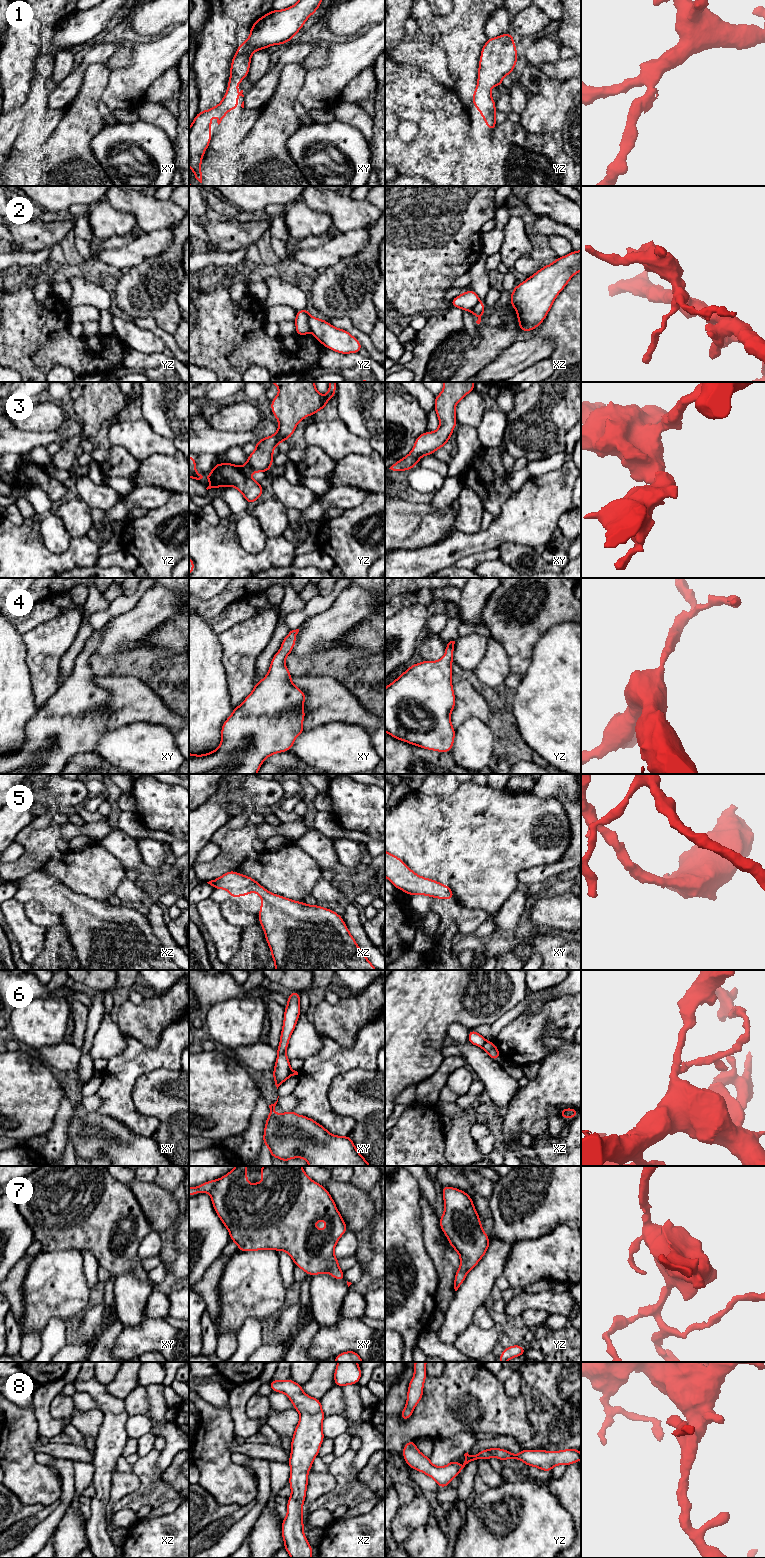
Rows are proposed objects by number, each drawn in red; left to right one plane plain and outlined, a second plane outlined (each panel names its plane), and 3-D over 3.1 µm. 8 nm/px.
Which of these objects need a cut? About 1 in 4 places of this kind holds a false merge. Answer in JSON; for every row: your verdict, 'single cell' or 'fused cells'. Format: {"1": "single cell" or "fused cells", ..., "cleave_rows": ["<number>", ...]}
{"1": "single cell", "2": "fused cells", "3": "single cell", "4": "single cell", "5": "single cell", "6": "fused cells", "7": "single cell", "8": "single cell", "cleave_rows": ["2", "6"]}

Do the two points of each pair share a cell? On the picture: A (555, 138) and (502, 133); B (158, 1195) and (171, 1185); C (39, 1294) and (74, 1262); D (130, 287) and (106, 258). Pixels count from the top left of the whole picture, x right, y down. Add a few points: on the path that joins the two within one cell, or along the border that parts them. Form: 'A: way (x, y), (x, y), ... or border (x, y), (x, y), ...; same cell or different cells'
A: way (542, 141), (515, 141); same cell
B: border (153, 1181), (171, 1193); different cells
C: way (48, 1286), (65, 1269); same cell
D: border (149, 256), (129, 269); different cells

